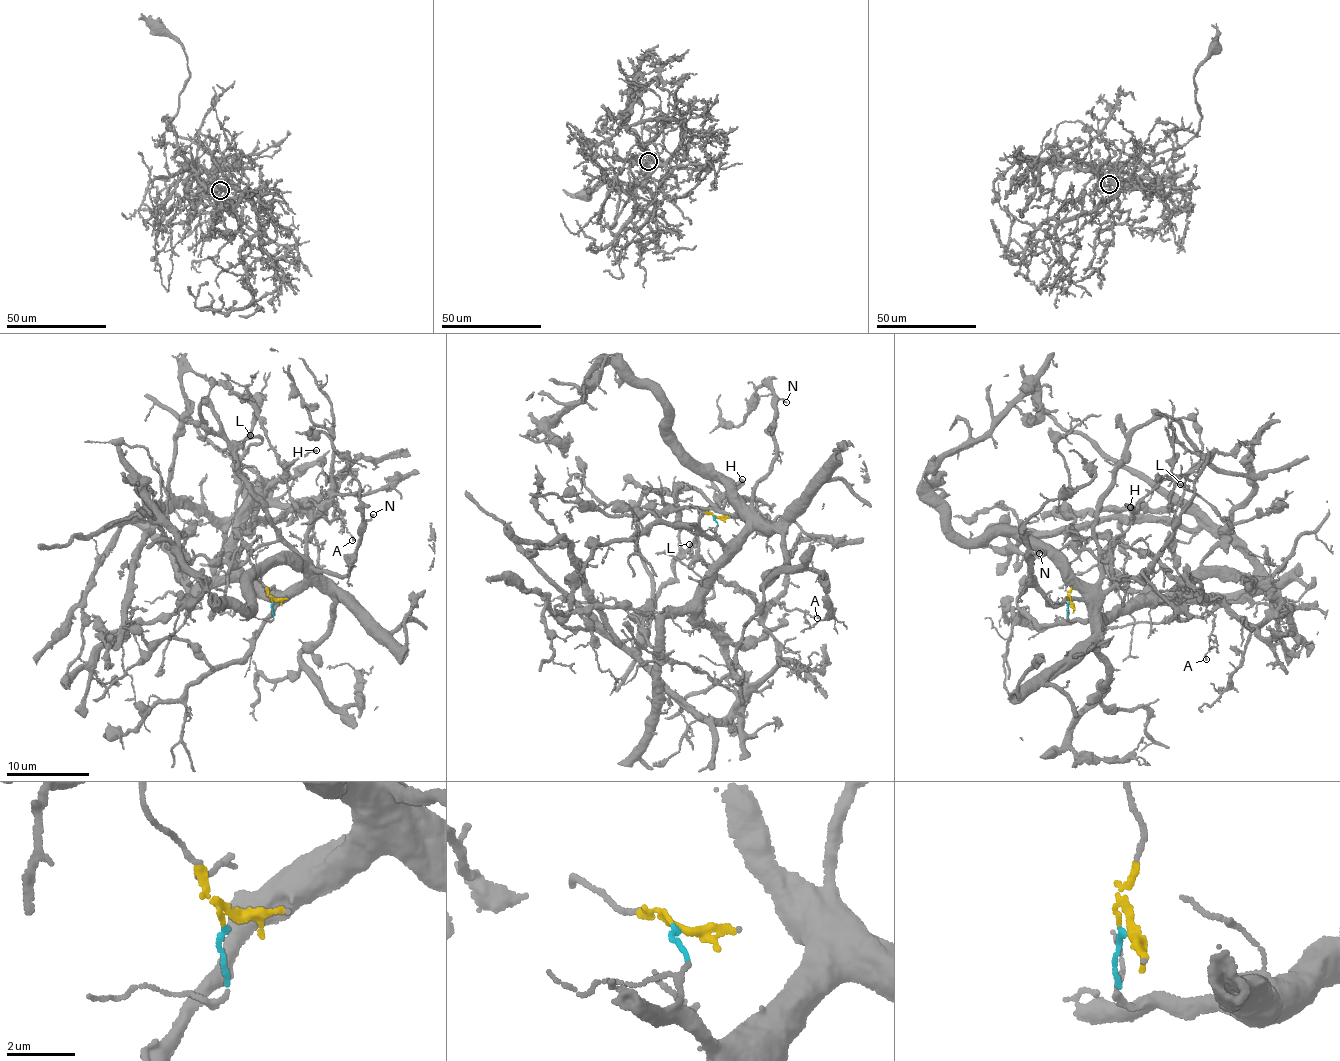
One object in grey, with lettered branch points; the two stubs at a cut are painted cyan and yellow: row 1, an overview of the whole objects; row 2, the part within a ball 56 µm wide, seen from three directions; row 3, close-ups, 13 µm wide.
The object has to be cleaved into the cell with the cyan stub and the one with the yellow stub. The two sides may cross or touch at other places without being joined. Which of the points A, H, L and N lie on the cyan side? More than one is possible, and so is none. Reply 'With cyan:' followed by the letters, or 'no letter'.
With cyan: L, N

